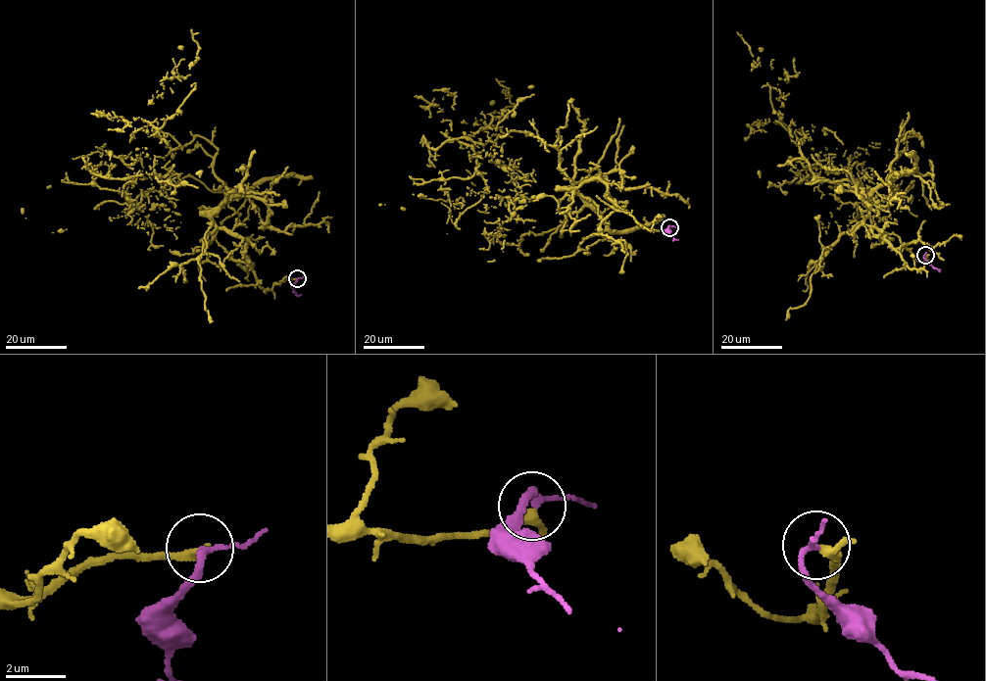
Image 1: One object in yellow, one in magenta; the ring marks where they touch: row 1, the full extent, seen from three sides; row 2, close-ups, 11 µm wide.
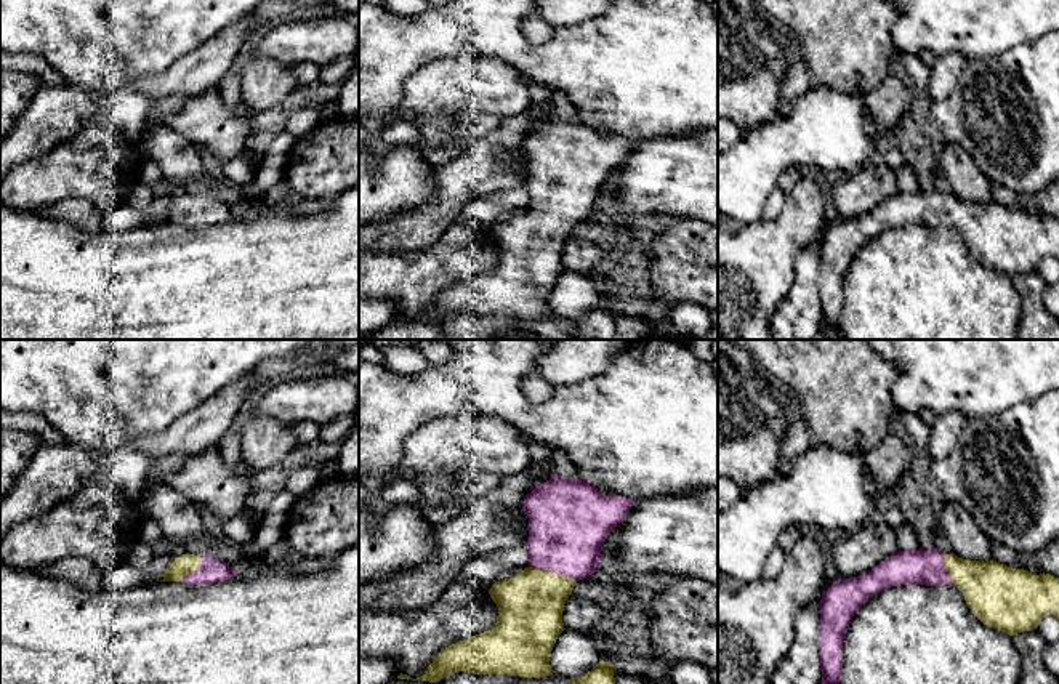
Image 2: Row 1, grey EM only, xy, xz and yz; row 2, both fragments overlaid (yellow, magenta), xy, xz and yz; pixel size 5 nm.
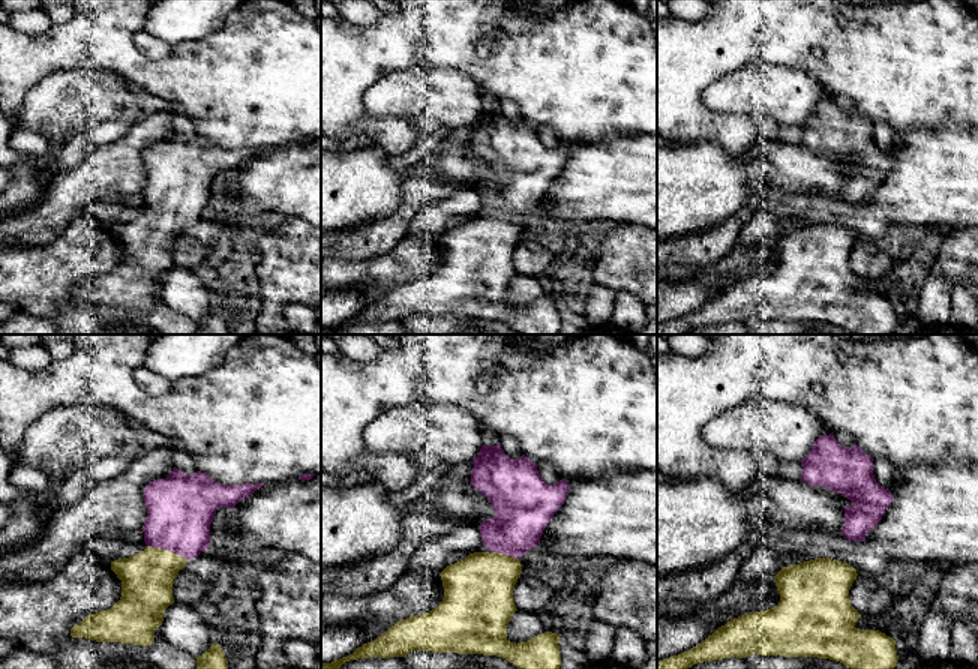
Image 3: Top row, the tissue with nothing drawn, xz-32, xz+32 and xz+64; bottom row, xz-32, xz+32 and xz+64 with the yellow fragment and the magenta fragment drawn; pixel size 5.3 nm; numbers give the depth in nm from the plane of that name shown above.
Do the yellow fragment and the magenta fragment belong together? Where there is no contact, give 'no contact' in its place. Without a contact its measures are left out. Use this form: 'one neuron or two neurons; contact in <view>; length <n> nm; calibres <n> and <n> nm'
one neuron; contact in xz; length 260 nm; calibres 320 and 380 nm

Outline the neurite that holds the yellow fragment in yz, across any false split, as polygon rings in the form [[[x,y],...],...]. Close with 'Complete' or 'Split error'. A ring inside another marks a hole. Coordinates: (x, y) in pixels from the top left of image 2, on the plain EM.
[[[936,189],[899,192],[872,211],[840,219],[820,240],[820,330],[828,340],[844,340],[840,327],[843,284],[852,258],[880,232],[900,226],[956,227],[987,268],[1009,277],[1033,272],[1046,256],[1059,261],[1059,219],[1032,215],[997,202],[969,202]]]. Split error

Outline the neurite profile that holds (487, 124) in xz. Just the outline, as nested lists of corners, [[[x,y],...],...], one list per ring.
[[[482,115],[481,119],[477,119],[473,123],[465,123],[466,136],[465,136],[458,151],[444,151],[442,147],[441,149],[429,149],[428,147],[425,154],[433,165],[436,165],[436,167],[445,165],[445,163],[455,160],[457,157],[460,157],[479,138],[500,128],[505,120],[506,119],[503,119],[503,117]]]

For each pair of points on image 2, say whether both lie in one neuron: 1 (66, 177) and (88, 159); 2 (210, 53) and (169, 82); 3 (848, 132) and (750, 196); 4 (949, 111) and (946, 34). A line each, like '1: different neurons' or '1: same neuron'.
1: same neuron
2: same neuron
3: same neuron
4: different neurons

